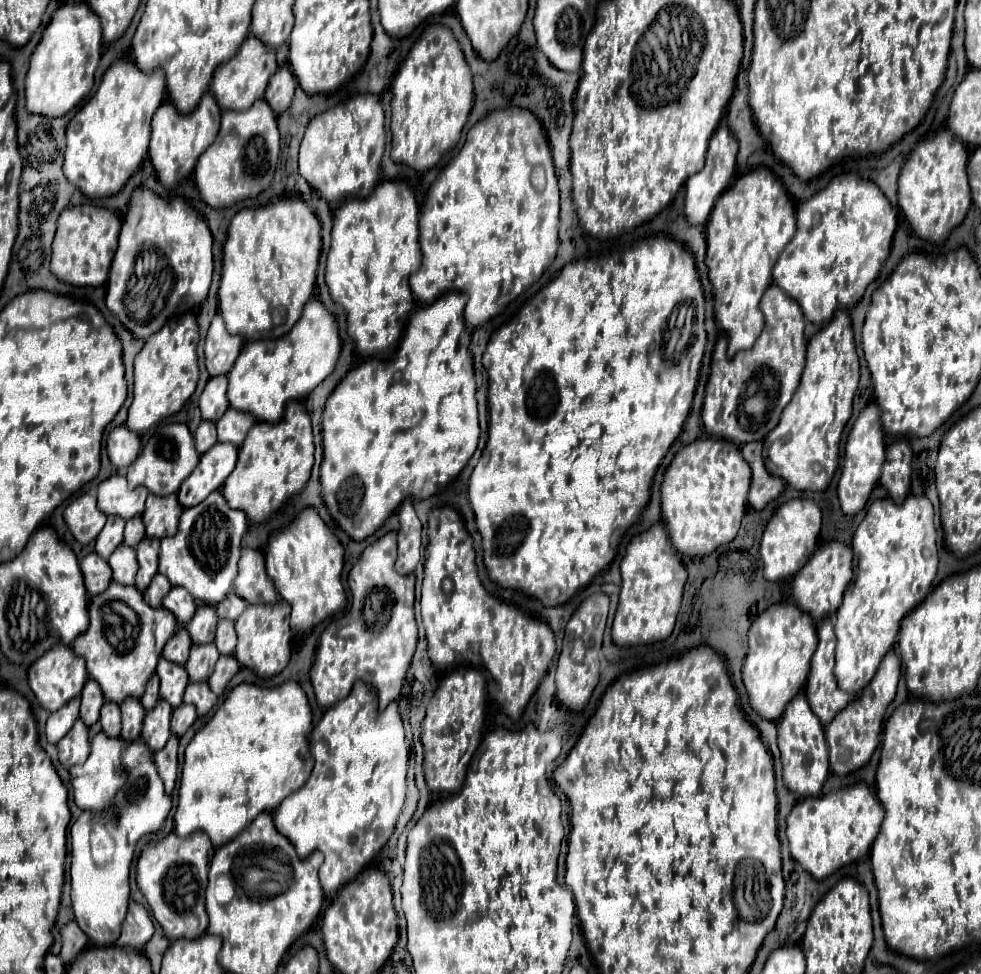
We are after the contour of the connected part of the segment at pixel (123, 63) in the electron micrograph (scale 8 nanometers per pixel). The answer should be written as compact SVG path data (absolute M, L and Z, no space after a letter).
M116 60L102 78L100 88L88 100L86 106L76 112L68 124L66 132L66 152L64 152L64 176L88 198L104 198L118 194L128 178L140 168L148 154L151 137L151 122L156 108L164 102L164 74L160 70L144 74L136 64L128 60Z

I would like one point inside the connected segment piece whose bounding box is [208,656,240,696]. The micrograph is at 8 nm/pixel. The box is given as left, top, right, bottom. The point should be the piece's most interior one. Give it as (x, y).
(226, 667)

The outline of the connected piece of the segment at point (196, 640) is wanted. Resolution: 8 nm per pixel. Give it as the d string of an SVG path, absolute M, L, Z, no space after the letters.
M200 606L194 614L194 618L186 624L186 630L190 634L192 644L208 644L216 636L218 616L212 606Z

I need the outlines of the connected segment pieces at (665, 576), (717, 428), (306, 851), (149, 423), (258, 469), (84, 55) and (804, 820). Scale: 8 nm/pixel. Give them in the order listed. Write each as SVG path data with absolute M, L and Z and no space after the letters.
M654 524L646 532L634 536L620 564L620 570L622 570L622 592L612 624L614 644L624 648L666 640L676 624L688 572L682 564L682 558L672 548L662 524Z
M772 284L762 298L762 310L766 316L766 326L752 350L742 350L734 356L734 360L730 360L726 354L728 338L720 336L712 354L702 422L710 436L718 436L734 444L762 440L776 428L784 406L790 402L800 384L806 364L806 320L796 300Z
M364 682L354 684L348 698L340 700L336 706L324 712L322 720L312 728L308 742L314 762L310 778L298 792L290 794L274 810L274 824L282 836L288 836L288 840L292 840L300 858L310 856L314 850L320 850L324 854L320 884L324 894L332 896L344 884L354 880L358 872L374 860L374 856L392 836L396 820L406 802L406 772L410 748L404 738L398 704L392 702L384 712L378 712L376 696L368 690Z
M192 312L170 318L164 328L152 334L134 360L134 400L128 410L126 426L144 434L160 420L180 412L198 384L198 324Z
M300 402L286 406L284 418L278 424L256 422L248 432L238 452L238 464L222 486L222 496L228 506L246 512L248 522L262 524L282 512L286 502L300 494L310 478L314 464L314 442L310 416Z
M86 2L62 4L46 26L26 74L26 108L42 116L68 114L94 86L94 72L102 56L102 28Z
M862 782L824 794L820 798L804 798L788 814L786 836L790 842L790 854L816 880L824 880L838 868L852 864L870 852L882 818L884 810L880 808L880 802L876 800L874 792Z

